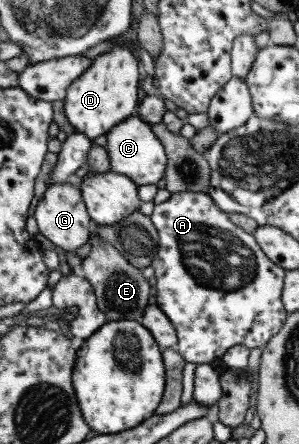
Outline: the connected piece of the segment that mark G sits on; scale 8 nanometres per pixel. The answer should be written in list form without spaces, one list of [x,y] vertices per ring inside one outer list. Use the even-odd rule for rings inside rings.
[[[67,182],[50,184],[46,187],[47,189],[38,200],[33,212],[38,232],[63,252],[74,252],[75,249],[89,242],[91,220],[85,210],[81,191]]]

